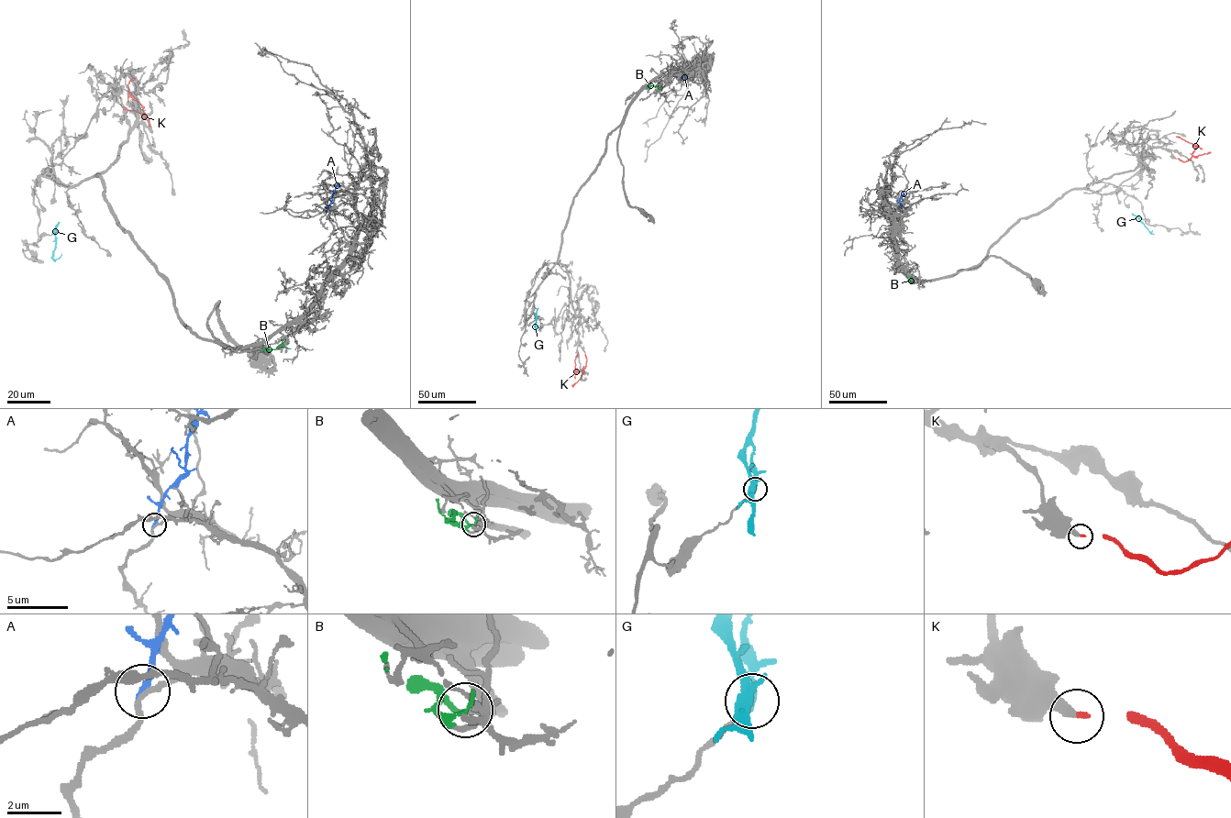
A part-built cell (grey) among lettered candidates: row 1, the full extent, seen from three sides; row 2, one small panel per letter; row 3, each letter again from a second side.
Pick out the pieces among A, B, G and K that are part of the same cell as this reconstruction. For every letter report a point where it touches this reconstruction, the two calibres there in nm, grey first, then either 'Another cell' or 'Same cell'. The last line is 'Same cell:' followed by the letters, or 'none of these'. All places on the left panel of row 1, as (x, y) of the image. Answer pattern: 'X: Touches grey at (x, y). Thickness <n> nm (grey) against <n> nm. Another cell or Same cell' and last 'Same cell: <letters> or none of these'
A: Touches grey at (326, 212). Thickness 190 nm (grey) against 260 nm. Another cell
B: Touches grey at (261, 350). Thickness 240 nm (grey) against 190 nm. Another cell
G: Touches grey at (56, 232). Thickness 160 nm (grey) against 160 nm. Another cell
K: Touches grey at (146, 119). Thickness 300 nm (grey) against 170 nm. Same cell
Same cell: K

